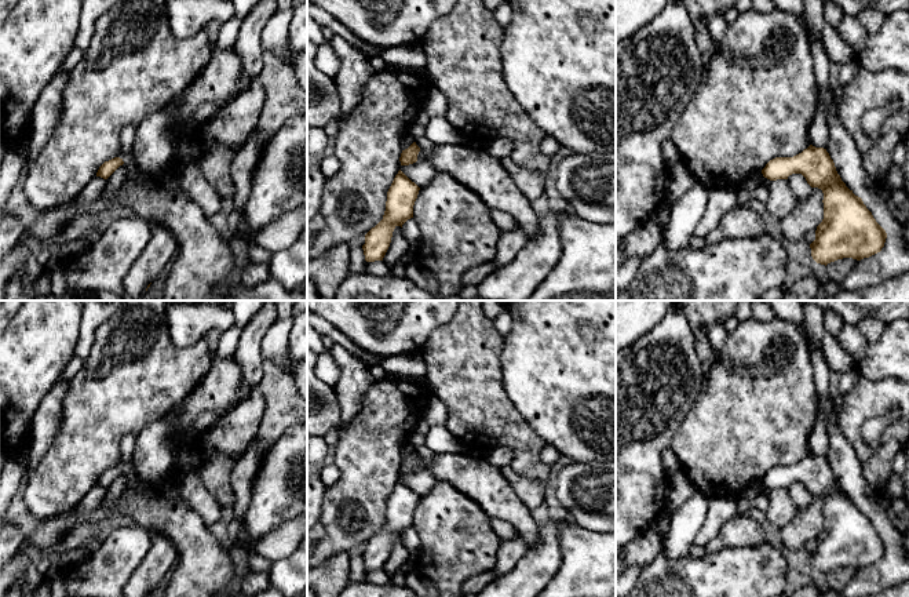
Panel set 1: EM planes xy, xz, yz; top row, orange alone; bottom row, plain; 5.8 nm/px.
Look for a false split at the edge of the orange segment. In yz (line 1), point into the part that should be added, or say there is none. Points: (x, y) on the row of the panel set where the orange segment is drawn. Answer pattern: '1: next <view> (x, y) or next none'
1: next none

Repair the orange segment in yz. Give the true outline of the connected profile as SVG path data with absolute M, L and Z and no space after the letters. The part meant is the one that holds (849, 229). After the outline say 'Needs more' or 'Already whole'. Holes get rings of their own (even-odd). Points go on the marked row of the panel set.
M810 145L793 157L775 157L766 164L762 174L770 181L802 174L811 188L822 190L824 219L810 244L811 256L817 263L826 266L843 258L861 261L884 247L886 230L862 199L842 181L826 149Z. Already whole

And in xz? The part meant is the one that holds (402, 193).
M401 170L395 175L386 201L383 219L365 234L362 245L365 261L383 261L397 226L413 218L413 205L420 188L412 182Z. Already whole

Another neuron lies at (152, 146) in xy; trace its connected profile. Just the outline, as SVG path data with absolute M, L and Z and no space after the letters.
M164 108L136 125L132 150L138 165L147 174L160 176L167 170L172 156L171 130L172 119Z

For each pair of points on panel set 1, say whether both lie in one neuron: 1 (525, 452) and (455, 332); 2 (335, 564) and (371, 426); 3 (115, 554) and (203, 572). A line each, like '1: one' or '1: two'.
1: one
2: two
3: two

